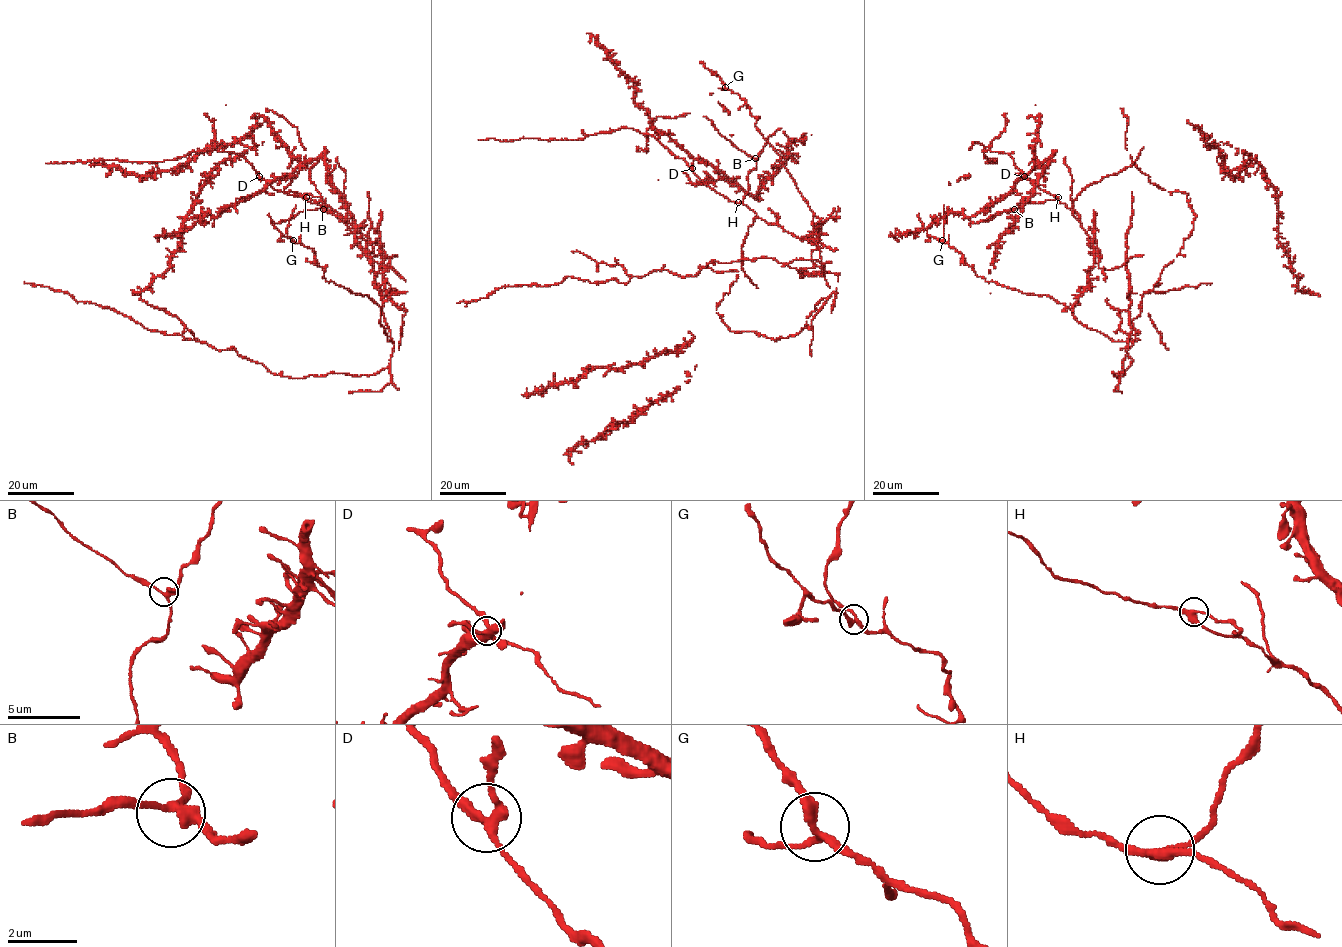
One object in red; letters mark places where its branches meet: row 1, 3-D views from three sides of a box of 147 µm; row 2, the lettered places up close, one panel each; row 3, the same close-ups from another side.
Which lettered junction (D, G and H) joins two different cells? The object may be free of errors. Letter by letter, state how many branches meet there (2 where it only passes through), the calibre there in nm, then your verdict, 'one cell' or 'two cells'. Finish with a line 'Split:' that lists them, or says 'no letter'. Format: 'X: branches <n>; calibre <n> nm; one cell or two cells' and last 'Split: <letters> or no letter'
D: branches 3; calibre 280 nm; one cell
G: branches 3; calibre 240 nm; one cell
H: branches 3; calibre 260 nm; two cells
Split: H

